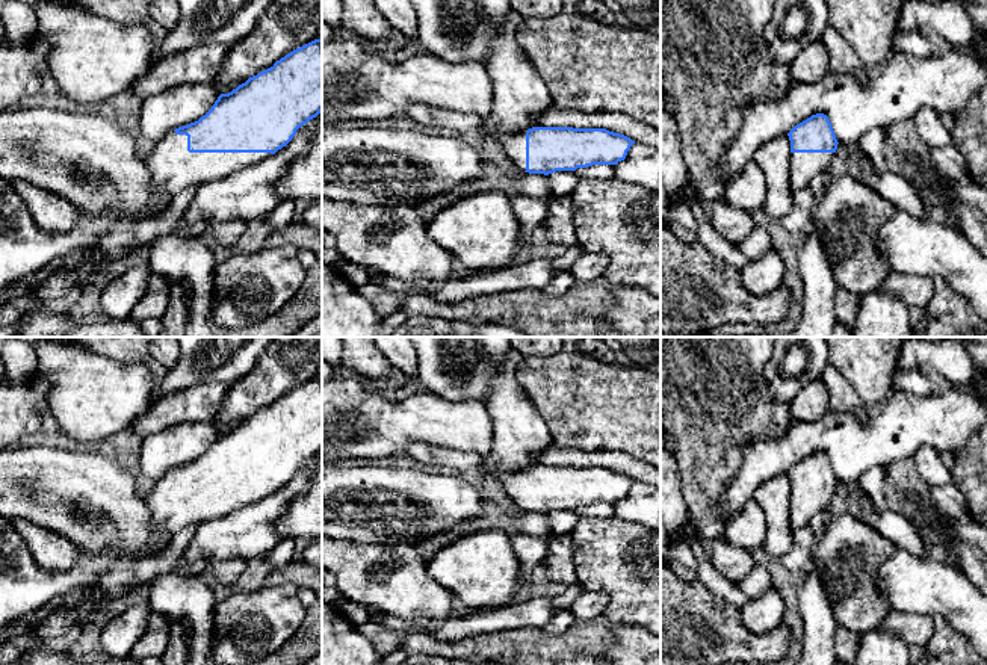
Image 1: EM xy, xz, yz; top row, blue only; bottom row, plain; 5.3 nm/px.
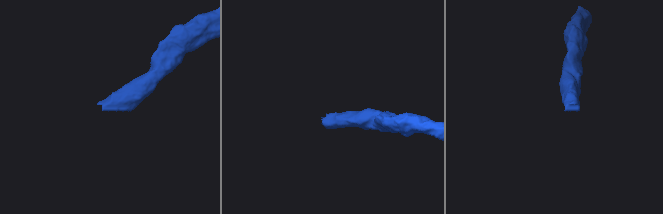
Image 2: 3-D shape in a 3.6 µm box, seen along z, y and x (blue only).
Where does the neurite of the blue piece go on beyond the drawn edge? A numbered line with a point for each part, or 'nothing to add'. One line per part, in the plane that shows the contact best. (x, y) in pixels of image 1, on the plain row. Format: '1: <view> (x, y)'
1: xy (173, 507)

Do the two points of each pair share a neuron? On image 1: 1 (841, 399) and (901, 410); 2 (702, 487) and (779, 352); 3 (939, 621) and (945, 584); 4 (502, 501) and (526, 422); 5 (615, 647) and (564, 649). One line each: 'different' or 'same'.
1: different
2: different
3: different
4: same
5: same

